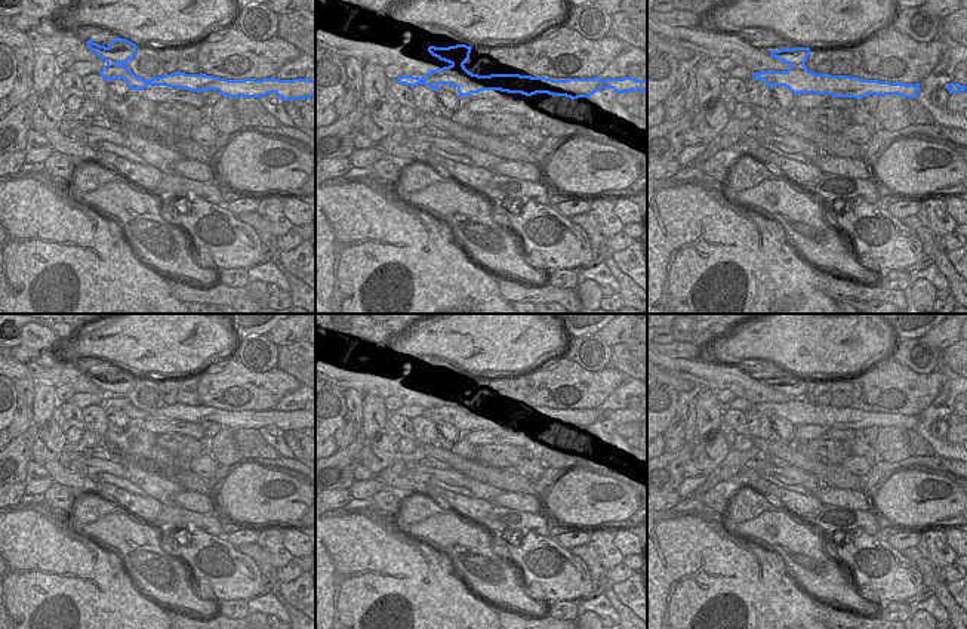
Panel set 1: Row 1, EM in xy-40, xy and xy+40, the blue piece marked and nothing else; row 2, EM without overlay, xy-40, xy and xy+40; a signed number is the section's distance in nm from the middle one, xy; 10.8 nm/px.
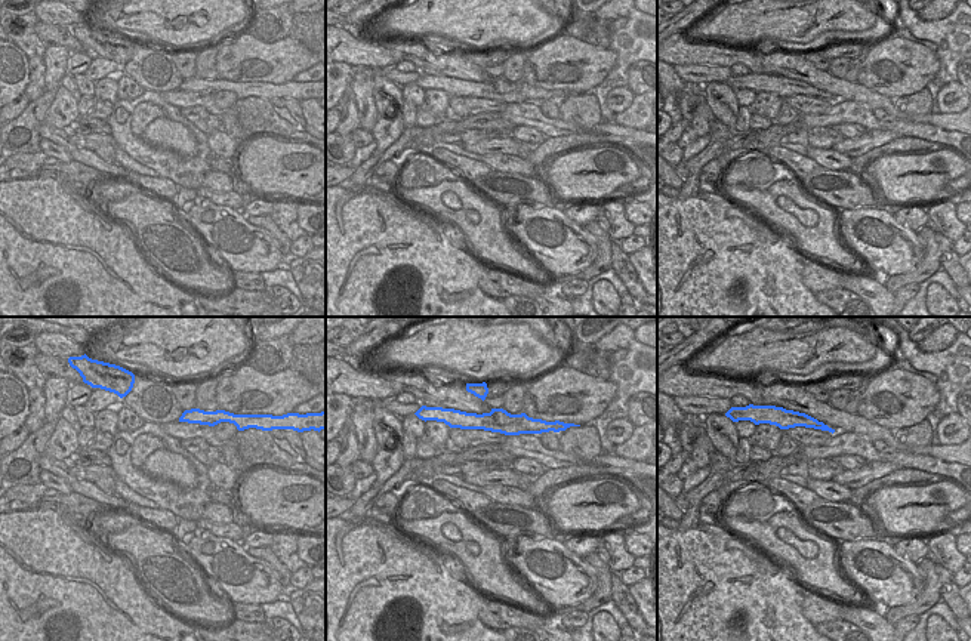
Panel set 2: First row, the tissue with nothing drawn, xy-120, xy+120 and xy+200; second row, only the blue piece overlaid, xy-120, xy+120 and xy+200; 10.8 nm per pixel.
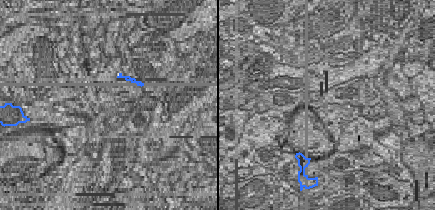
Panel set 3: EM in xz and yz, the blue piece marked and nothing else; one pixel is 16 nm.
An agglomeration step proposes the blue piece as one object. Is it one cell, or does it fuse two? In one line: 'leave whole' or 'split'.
split

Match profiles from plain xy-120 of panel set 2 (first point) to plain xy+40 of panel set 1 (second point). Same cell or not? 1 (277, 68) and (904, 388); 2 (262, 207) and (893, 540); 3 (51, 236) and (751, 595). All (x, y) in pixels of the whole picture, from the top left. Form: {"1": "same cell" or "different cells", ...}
{"1": "same cell", "2": "same cell", "3": "same cell"}

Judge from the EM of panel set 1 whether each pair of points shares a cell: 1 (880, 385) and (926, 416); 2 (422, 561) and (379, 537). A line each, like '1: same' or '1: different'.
1: different
2: same

